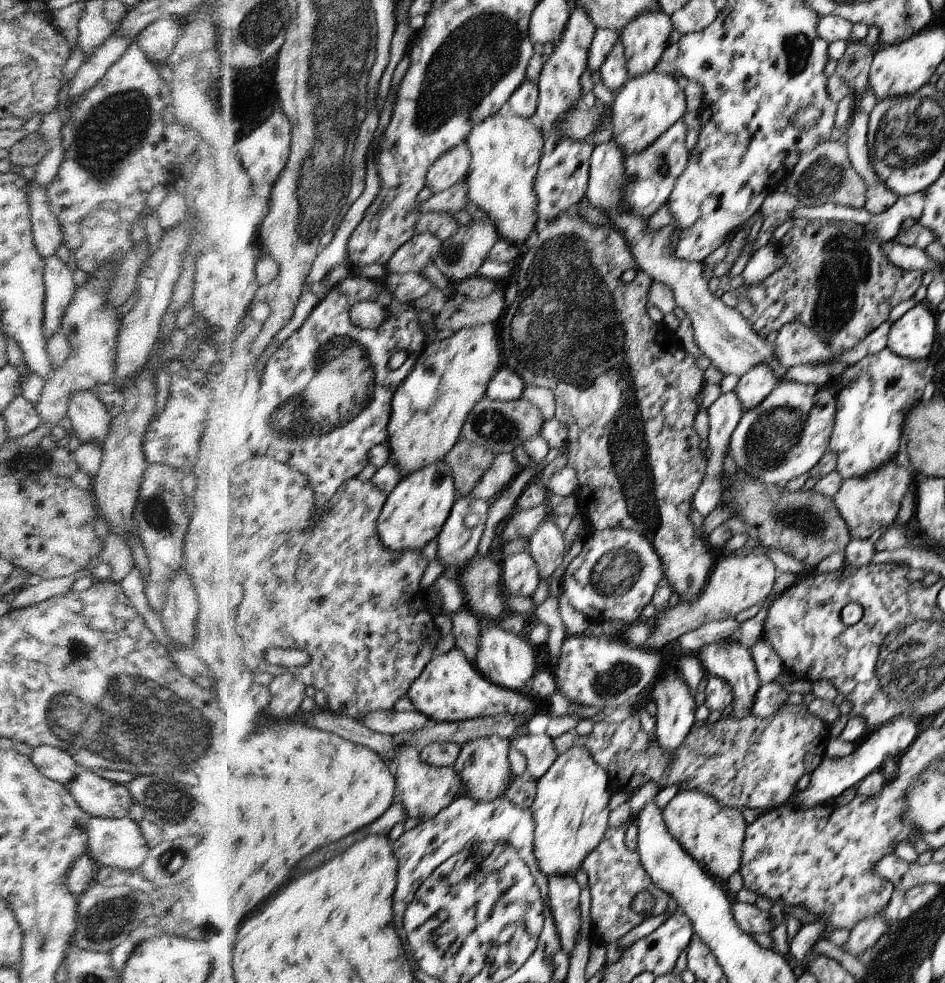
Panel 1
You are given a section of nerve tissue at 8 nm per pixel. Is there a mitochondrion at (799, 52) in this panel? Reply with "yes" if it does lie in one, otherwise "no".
yes

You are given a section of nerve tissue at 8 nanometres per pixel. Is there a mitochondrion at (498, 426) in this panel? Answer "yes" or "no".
yes

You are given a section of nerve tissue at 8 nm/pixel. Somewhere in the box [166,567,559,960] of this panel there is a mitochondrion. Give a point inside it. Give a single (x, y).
(498, 875)

